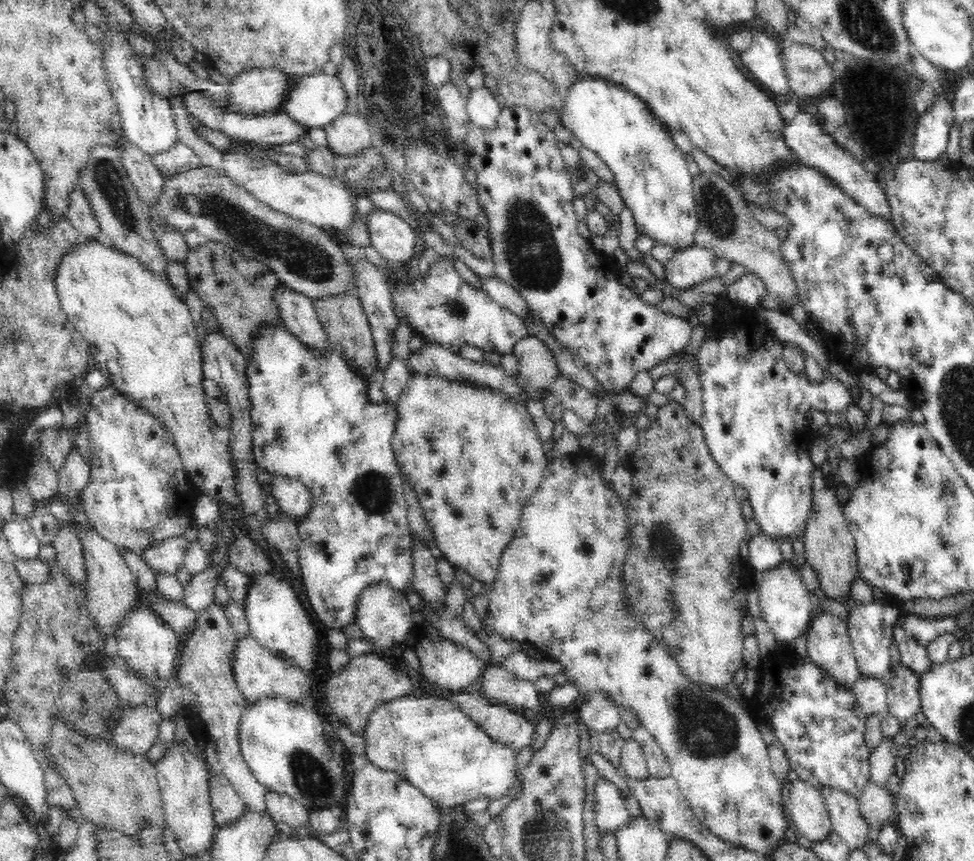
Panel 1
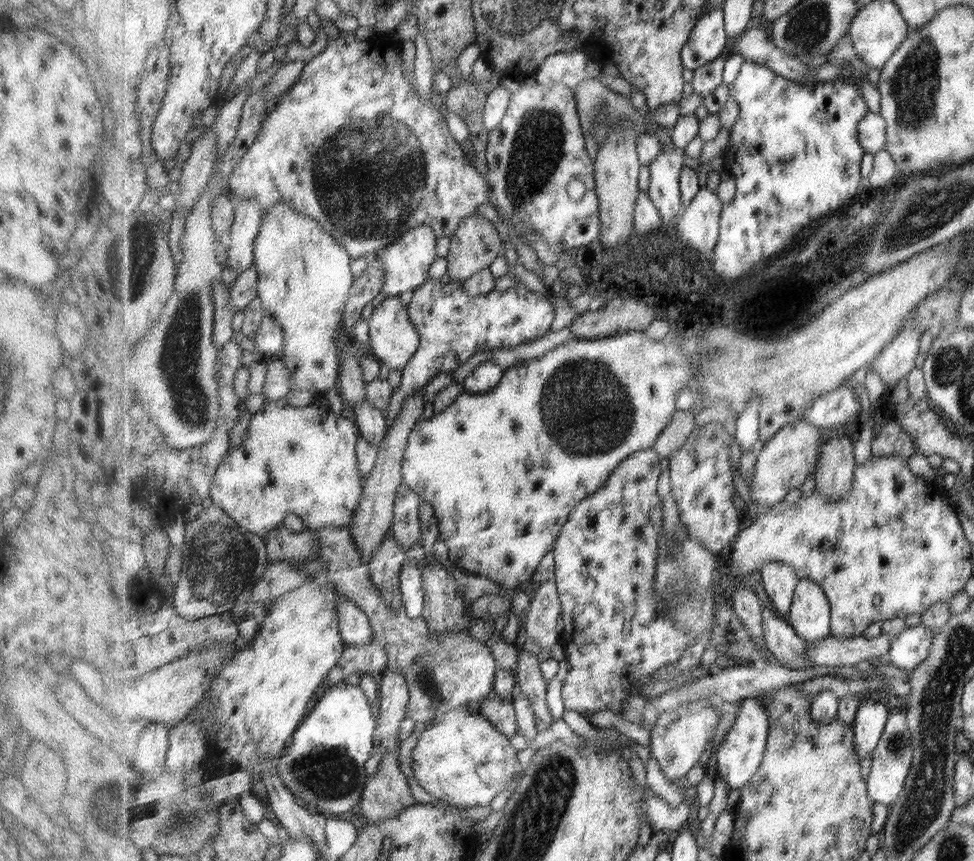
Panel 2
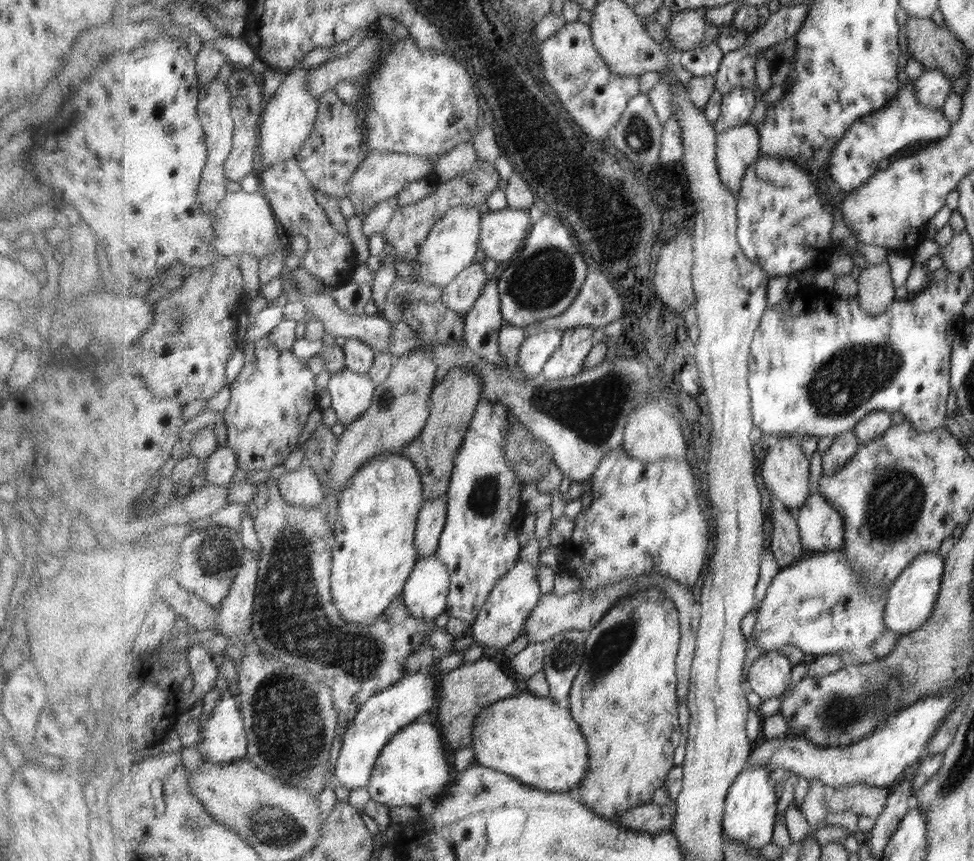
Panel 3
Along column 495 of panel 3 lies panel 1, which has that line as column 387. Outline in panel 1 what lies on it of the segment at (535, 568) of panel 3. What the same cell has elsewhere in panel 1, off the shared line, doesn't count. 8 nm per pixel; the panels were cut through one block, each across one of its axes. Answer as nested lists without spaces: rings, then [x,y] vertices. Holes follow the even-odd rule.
[[[382,583],[369,587],[357,604],[357,625],[363,633],[362,637],[376,646],[391,648],[402,644],[412,630],[412,616],[414,609],[405,593],[392,591],[390,587],[382,586]]]

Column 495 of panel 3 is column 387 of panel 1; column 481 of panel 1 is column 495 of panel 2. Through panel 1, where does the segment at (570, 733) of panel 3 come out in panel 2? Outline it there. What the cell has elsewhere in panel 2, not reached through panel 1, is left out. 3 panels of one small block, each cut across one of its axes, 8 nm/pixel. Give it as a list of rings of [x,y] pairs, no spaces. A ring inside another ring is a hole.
[[[459,706],[439,714],[433,724],[418,737],[417,744],[412,749],[412,760],[413,776],[419,784],[435,796],[436,800],[459,808],[489,806],[513,782],[515,774],[521,772],[521,762],[510,738],[501,733],[476,706]]]

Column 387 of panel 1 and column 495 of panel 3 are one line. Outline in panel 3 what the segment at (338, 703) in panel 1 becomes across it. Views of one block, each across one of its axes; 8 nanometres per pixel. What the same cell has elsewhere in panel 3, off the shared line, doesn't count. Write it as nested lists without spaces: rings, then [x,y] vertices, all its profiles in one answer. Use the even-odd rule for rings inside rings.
[[[479,658],[472,662],[465,662],[463,666],[452,670],[443,676],[440,683],[439,699],[437,700],[437,718],[444,732],[447,746],[454,751],[471,747],[473,742],[473,728],[476,728],[477,716],[499,700],[526,692],[523,684],[515,678],[509,678],[497,662],[489,658]]]

